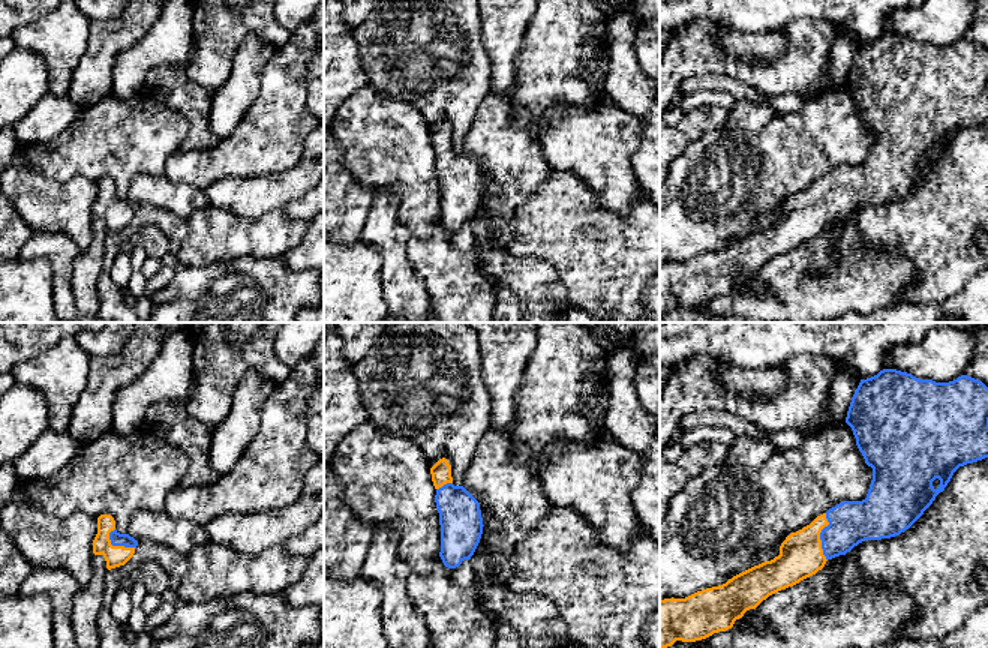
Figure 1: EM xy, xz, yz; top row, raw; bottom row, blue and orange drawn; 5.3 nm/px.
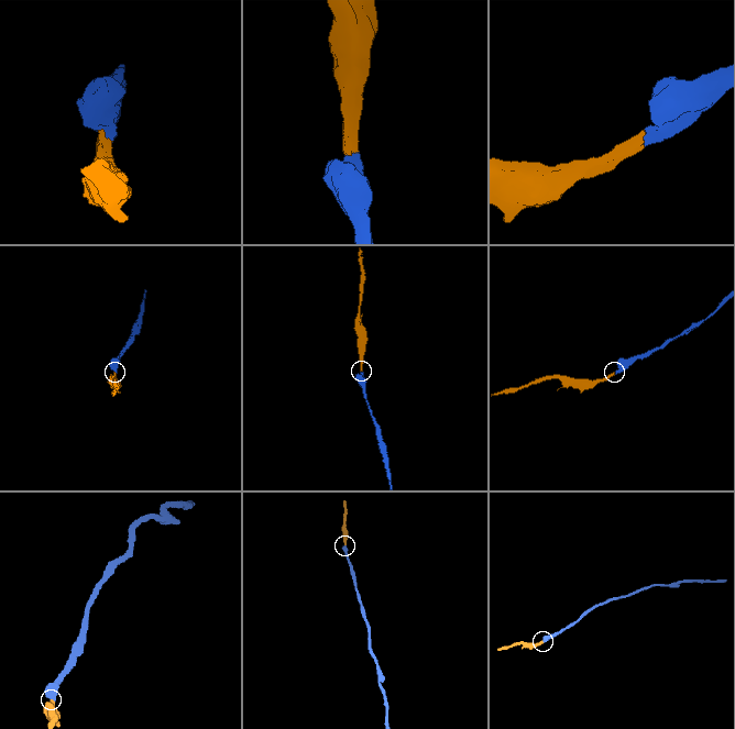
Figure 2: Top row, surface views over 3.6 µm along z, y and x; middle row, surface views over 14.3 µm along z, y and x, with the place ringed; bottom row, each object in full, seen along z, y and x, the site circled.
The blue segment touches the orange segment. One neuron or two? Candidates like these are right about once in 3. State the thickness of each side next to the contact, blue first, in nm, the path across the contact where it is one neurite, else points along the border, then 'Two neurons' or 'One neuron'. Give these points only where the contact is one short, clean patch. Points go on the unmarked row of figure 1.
Thickness 240 nm (blue) against 240 nm. Path across: yz (850, 186), (835, 197), (820, 201), (801, 219). One neuron

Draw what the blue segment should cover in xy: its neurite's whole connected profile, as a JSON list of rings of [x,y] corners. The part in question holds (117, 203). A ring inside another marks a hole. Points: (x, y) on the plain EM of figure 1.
[[[111,178],[97,182],[93,218],[105,222],[108,234],[124,230],[133,220],[136,210],[138,206],[133,201],[115,194],[115,184]]]

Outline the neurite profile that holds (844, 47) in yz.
[[[852,27],[838,28],[828,60],[828,75],[835,87],[844,87],[847,75],[858,52],[861,42],[855,36]]]

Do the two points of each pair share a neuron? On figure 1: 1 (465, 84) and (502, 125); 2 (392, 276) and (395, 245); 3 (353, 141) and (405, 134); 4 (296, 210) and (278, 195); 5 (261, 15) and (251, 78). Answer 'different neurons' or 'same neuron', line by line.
1: different neurons
2: same neuron
3: same neuron
4: different neurons
5: different neurons

